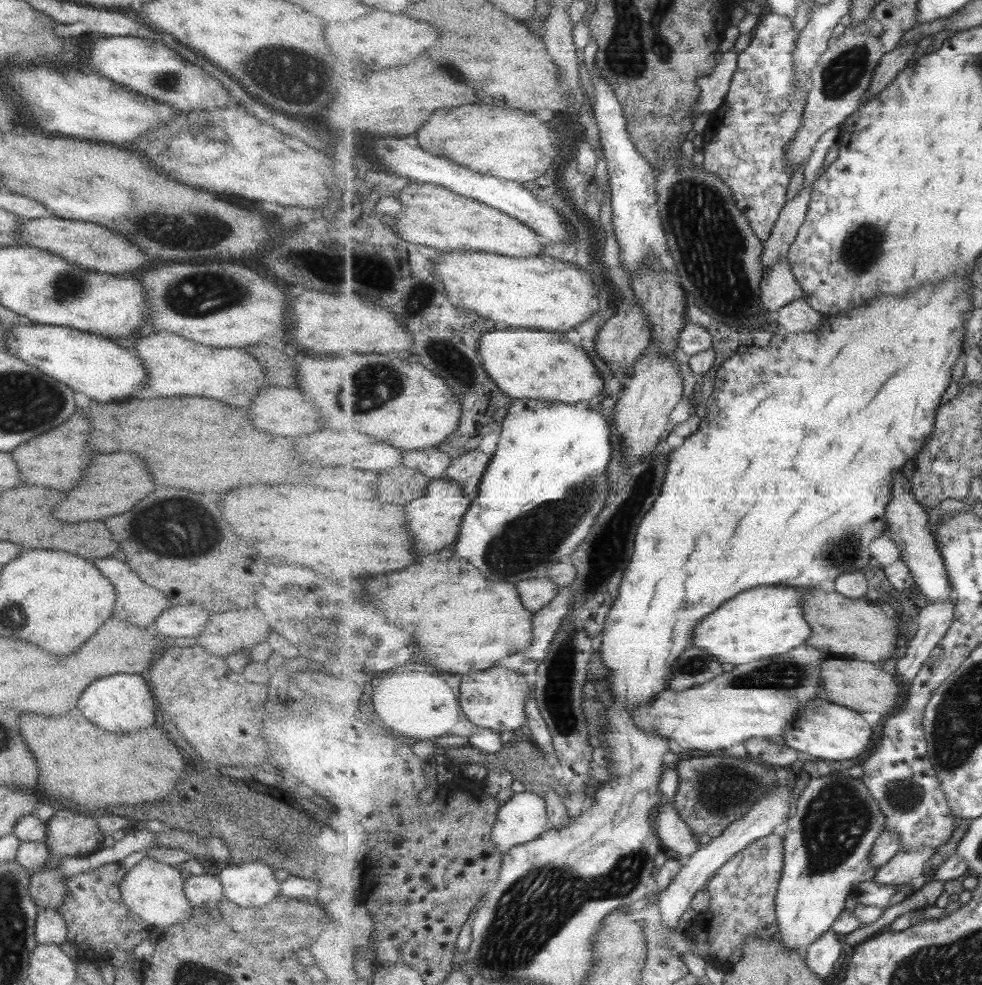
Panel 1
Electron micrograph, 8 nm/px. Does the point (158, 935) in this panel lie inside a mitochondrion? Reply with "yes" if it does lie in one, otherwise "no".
no

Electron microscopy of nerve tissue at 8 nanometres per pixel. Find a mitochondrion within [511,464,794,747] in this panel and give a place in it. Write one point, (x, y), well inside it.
(562, 666)

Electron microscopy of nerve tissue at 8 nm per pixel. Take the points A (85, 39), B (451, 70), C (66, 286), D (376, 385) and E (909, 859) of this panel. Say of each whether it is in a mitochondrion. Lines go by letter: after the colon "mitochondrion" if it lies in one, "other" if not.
A: other
B: other
C: mitochondrion
D: mitochondrion
E: other

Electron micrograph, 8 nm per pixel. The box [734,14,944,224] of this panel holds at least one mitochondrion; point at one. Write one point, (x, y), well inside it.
(842, 74)

